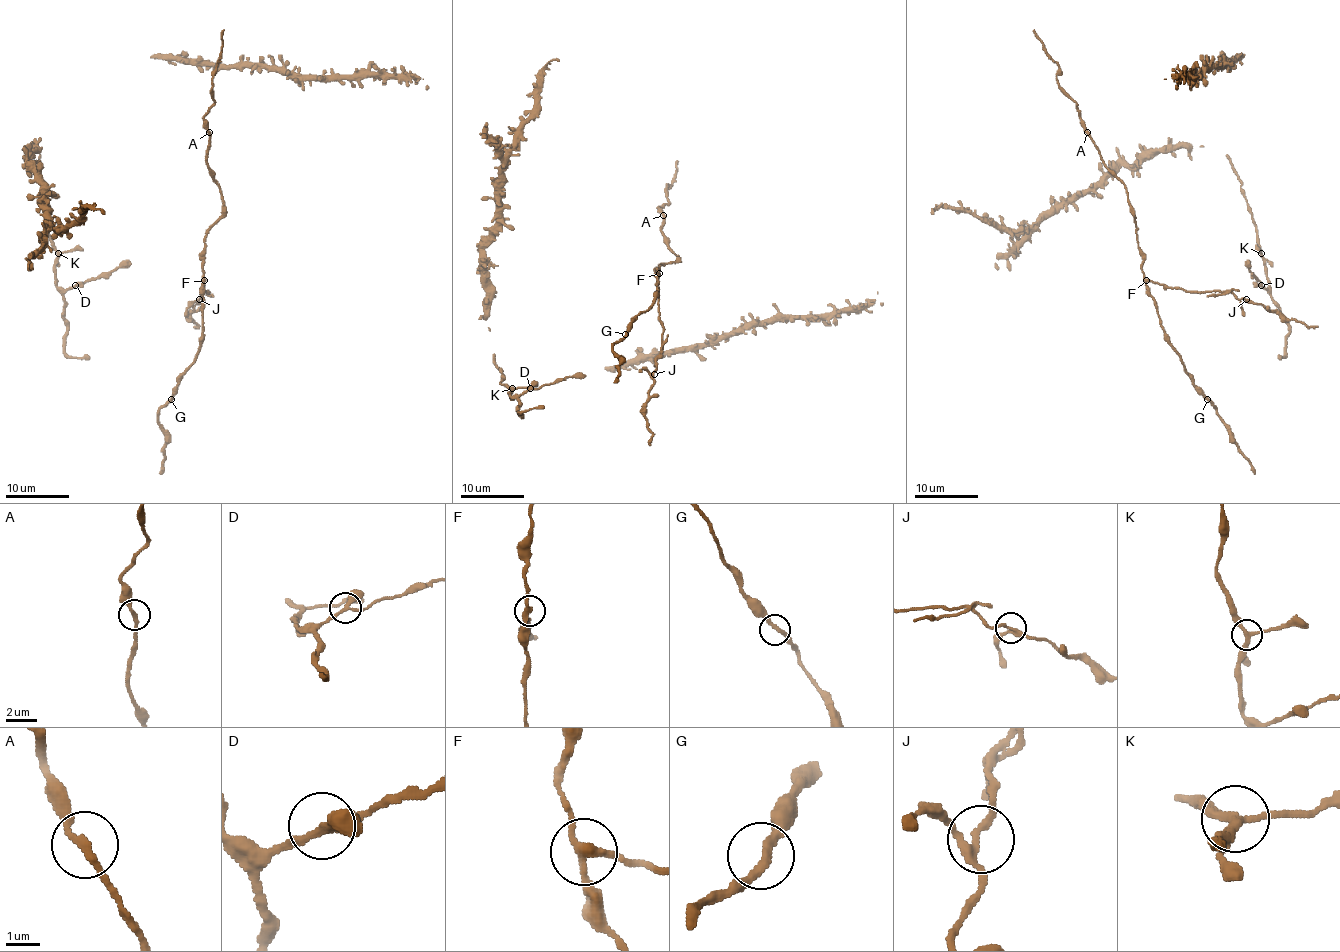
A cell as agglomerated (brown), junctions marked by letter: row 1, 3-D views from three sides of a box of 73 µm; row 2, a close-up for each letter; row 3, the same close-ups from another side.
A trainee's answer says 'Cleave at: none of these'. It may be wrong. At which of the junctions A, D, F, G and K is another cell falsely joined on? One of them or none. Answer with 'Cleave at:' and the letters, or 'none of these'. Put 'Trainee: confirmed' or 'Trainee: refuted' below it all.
Cleave at: F
Trainee: refuted

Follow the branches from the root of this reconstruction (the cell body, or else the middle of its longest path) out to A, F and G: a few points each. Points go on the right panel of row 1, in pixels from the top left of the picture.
A: (1240, 301), (1245, 299), (1230, 291), (1186, 291), (1145, 280), (1143, 253), (1126, 186), (1103, 163), (1087, 132)
F: (1240, 301), (1245, 299), (1238, 299), (1230, 291), (1186, 291), (1165, 288), (1146, 280)
G: (1240, 301), (1245, 299), (1230, 291), (1186, 291), (1146, 283), (1164, 339), (1180, 356), (1192, 385), (1207, 399)

